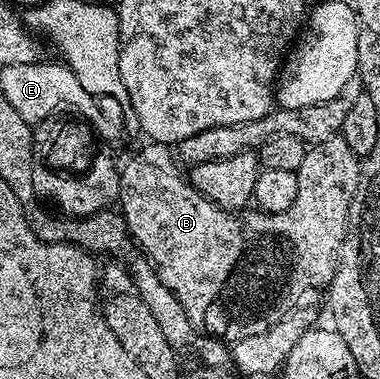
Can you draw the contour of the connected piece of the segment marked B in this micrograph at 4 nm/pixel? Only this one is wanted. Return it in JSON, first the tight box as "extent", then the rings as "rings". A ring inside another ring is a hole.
{"extent":[120,134,362,345],"rings":[[[342,134],[307,150],[304,165],[297,171],[296,201],[284,213],[271,215],[257,209],[225,211],[194,188],[183,164],[167,144],[150,141],[145,145],[121,168],[120,213],[131,240],[146,250],[145,258],[153,263],[166,288],[180,301],[190,322],[201,330],[203,327],[207,336],[232,345],[244,337],[265,335],[272,325],[295,310],[294,302],[305,291],[313,287],[329,288],[338,271],[350,206],[362,176],[360,157],[352,153]]]}

